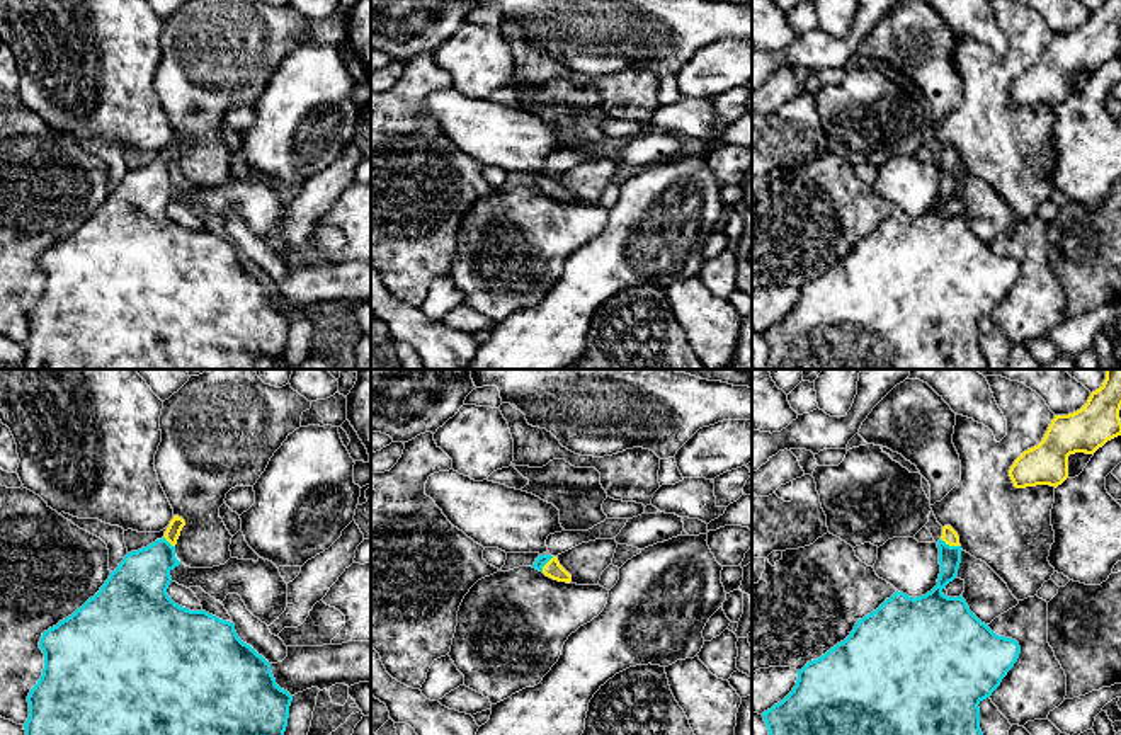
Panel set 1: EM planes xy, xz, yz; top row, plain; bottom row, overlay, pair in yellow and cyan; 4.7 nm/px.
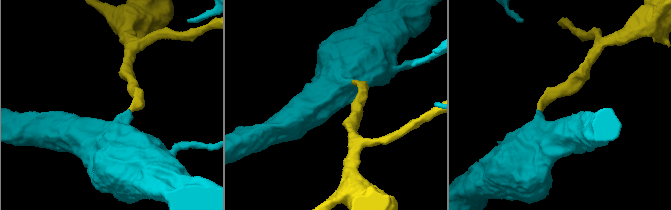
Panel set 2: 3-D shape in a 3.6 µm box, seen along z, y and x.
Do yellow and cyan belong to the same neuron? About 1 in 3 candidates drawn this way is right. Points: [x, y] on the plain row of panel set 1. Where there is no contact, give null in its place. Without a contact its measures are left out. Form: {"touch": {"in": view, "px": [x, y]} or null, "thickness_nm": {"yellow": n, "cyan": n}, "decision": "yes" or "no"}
{"touch": {"in": "yz", "px": [951, 164]}, "thickness_nm": {"yellow": 80, "cyan": 110}, "decision": "yes"}

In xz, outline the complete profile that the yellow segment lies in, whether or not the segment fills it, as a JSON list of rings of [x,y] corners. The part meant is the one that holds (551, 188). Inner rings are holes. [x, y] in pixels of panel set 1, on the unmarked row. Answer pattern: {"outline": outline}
{"outline": [[[541,174],[536,177],[532,187],[543,191],[546,196],[558,201],[572,201],[572,194],[560,184],[556,175]]]}

